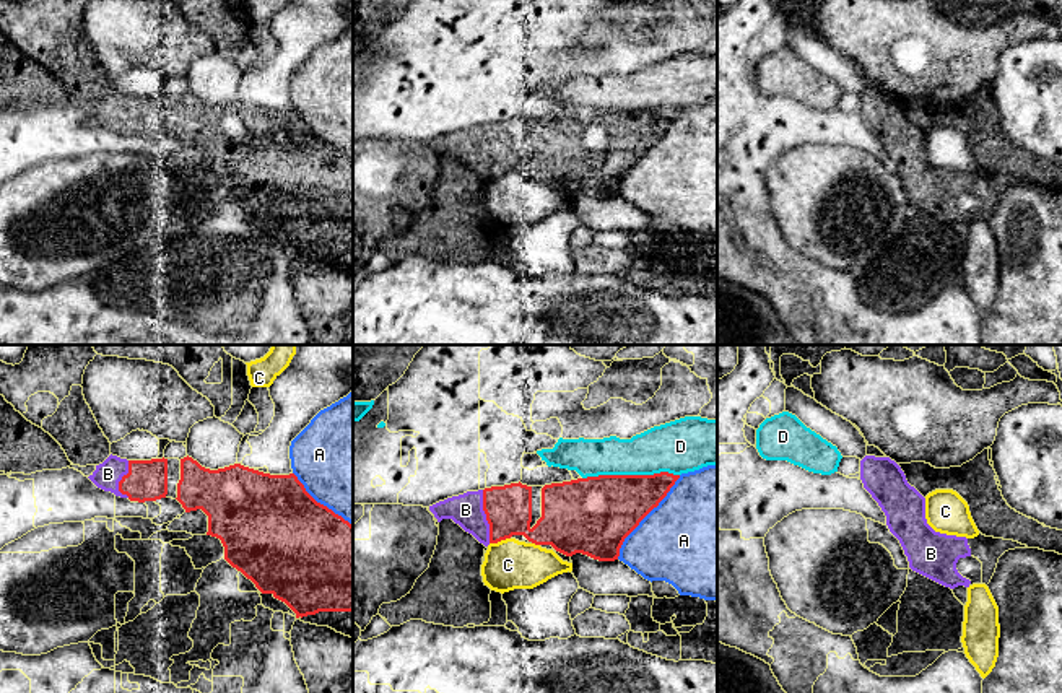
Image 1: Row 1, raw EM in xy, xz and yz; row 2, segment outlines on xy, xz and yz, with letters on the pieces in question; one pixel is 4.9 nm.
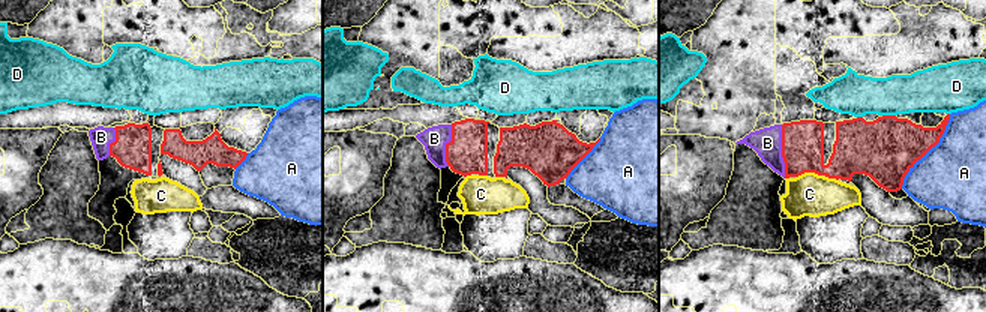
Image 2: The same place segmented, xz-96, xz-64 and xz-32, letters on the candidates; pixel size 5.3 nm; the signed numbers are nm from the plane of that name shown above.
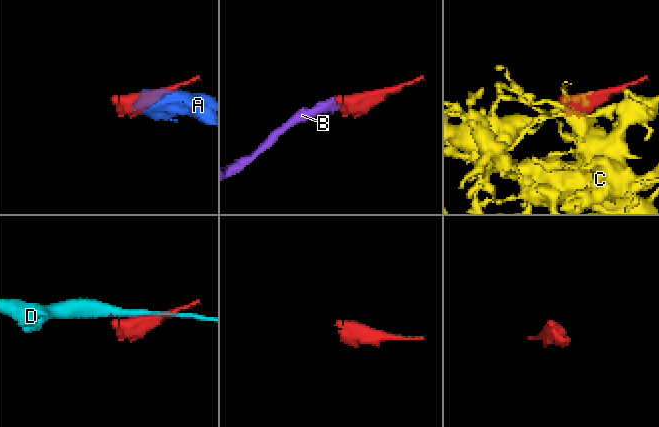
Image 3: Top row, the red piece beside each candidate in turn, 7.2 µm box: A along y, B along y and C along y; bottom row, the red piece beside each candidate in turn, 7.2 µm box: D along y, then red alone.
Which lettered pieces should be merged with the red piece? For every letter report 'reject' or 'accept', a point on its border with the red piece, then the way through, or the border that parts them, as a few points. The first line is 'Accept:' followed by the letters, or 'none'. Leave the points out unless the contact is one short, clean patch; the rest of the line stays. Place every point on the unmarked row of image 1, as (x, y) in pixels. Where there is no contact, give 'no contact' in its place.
Accept: B
A: reject; meets red in xz at (644, 152)
B: accept; meets red in xz at (487, 152)
C: reject; meets red in xz at (500, 176)
D: reject; meets red in xz at (630, 111)

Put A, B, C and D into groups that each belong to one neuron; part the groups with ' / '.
A / B / C / D

